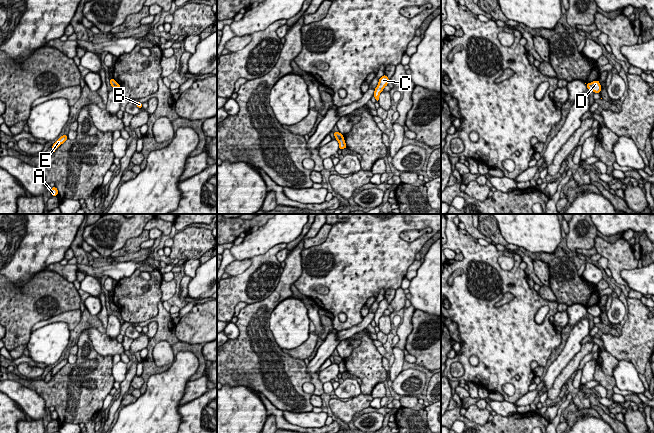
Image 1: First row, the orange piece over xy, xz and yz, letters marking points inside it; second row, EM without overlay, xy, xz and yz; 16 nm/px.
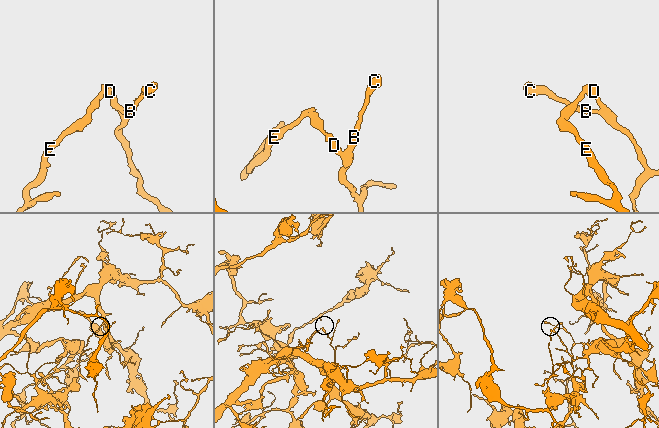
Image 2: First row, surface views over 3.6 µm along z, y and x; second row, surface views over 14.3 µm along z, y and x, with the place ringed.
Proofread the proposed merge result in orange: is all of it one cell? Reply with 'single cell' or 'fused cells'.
fused cells

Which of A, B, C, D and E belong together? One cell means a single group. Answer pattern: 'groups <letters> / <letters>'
groups A E / B C D

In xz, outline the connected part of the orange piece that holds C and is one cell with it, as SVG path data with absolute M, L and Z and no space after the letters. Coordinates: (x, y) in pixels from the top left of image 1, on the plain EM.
M385 298L381 302L379 302L378 309L374 315L374 321L375 321L376 326L379 325L379 319L383 315L384 311L388 309L389 305L390 304L388 303L388 301Z

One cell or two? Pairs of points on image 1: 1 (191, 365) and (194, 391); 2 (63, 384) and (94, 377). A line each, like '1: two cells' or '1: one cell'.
1: two cells
2: one cell

